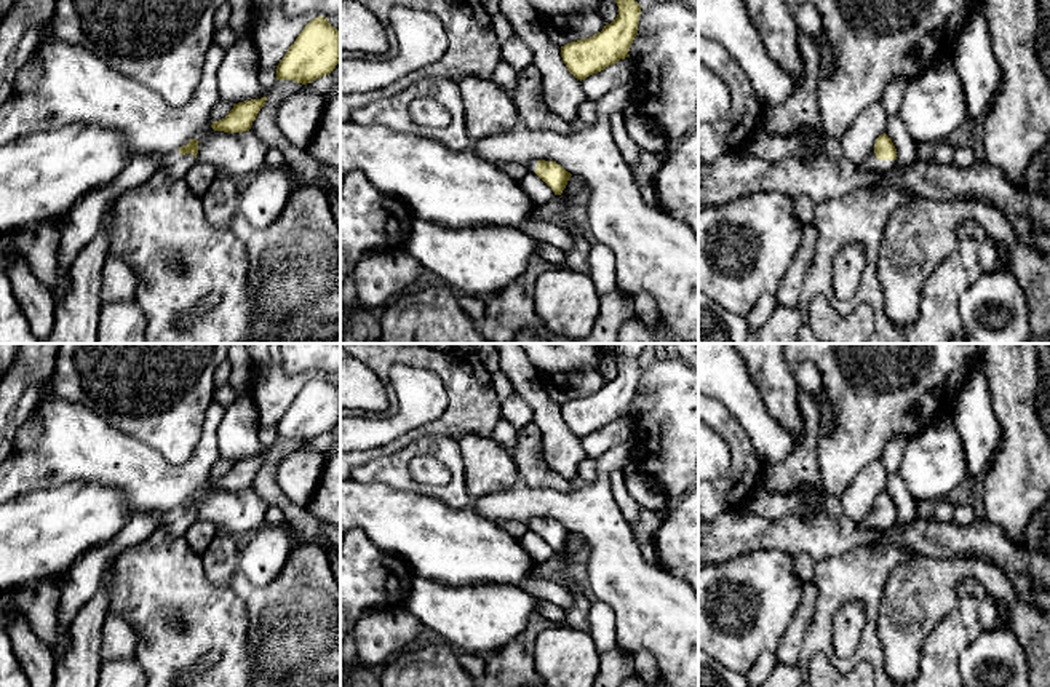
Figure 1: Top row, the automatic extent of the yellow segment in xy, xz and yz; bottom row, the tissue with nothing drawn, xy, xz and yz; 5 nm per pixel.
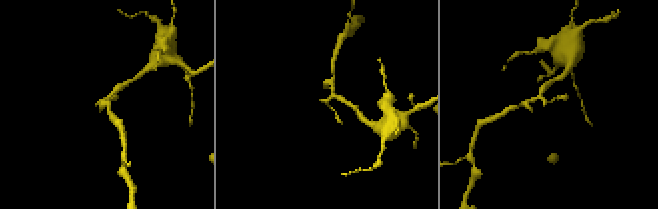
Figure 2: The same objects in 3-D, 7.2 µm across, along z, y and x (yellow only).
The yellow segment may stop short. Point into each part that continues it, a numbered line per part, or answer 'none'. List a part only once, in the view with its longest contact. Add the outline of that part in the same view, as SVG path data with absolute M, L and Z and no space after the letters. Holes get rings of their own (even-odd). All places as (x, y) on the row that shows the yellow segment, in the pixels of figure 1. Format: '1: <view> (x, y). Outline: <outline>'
1: yz (871, 163). Outline: M874 150L869 153L869 157L865 161L857 165L858 169L876 171L876 173L889 171L893 166L895 166L895 160L877 160Z

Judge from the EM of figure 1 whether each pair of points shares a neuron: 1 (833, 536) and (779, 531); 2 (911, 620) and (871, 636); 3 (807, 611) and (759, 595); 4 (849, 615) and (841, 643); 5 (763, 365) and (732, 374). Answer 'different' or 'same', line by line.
1: same
2: different
3: different
4: same
5: different

